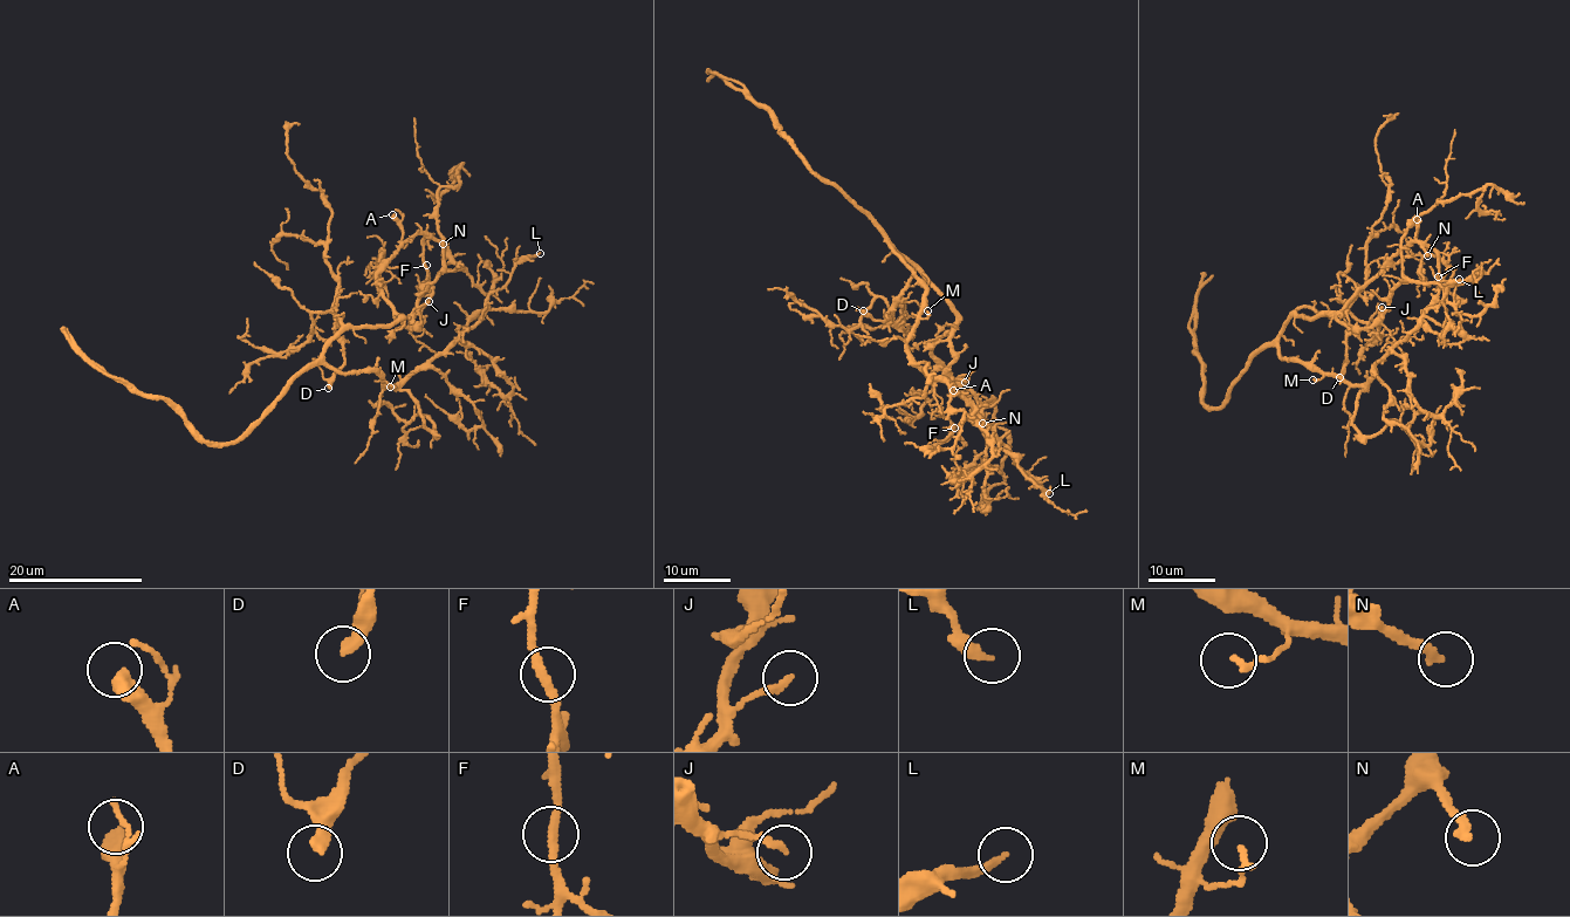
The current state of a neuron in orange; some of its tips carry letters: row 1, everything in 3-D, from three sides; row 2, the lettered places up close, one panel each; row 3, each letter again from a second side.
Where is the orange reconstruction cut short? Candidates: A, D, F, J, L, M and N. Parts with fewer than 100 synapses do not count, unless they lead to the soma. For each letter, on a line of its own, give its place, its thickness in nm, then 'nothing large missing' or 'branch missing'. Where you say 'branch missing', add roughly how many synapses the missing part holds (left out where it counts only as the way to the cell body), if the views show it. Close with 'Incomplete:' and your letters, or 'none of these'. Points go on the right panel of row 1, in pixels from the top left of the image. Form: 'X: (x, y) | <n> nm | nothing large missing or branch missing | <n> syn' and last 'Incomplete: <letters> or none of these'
A: (1417, 219) | 480 nm | nothing large missing
D: (1339, 377) | 360 nm | nothing large missing
F: (1438, 276) | 220 nm | nothing large missing
J: (1382, 307) | 180 nm | nothing large missing
L: (1459, 279) | 240 nm | nothing large missing
M: (1313, 380) | 160 nm | nothing large missing
N: (1427, 255) | 240 nm | nothing large missing
Incomplete: none of these

